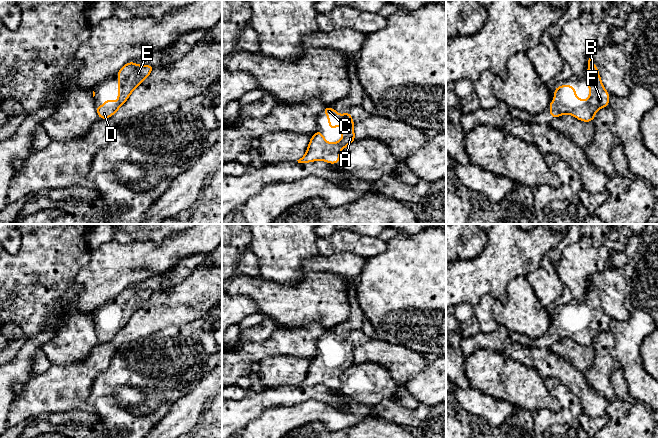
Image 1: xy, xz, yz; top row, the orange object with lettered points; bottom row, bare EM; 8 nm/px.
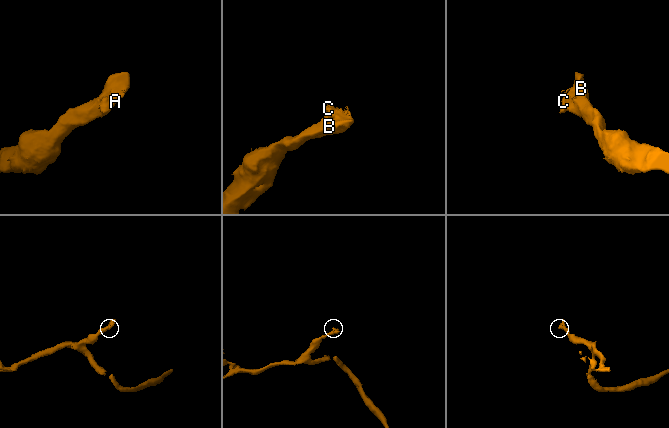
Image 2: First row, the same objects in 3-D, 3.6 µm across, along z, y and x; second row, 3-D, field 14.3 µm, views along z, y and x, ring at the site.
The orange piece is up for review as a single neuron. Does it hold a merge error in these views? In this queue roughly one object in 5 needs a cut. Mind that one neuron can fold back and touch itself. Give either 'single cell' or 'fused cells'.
single cell

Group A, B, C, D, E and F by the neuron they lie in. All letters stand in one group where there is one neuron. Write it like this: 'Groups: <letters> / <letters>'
Groups: A B C D E F

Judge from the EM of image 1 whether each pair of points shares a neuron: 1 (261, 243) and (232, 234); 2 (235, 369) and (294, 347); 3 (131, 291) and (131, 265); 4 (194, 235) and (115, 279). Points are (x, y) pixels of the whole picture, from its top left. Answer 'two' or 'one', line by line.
1: two
2: one
3: two
4: one

